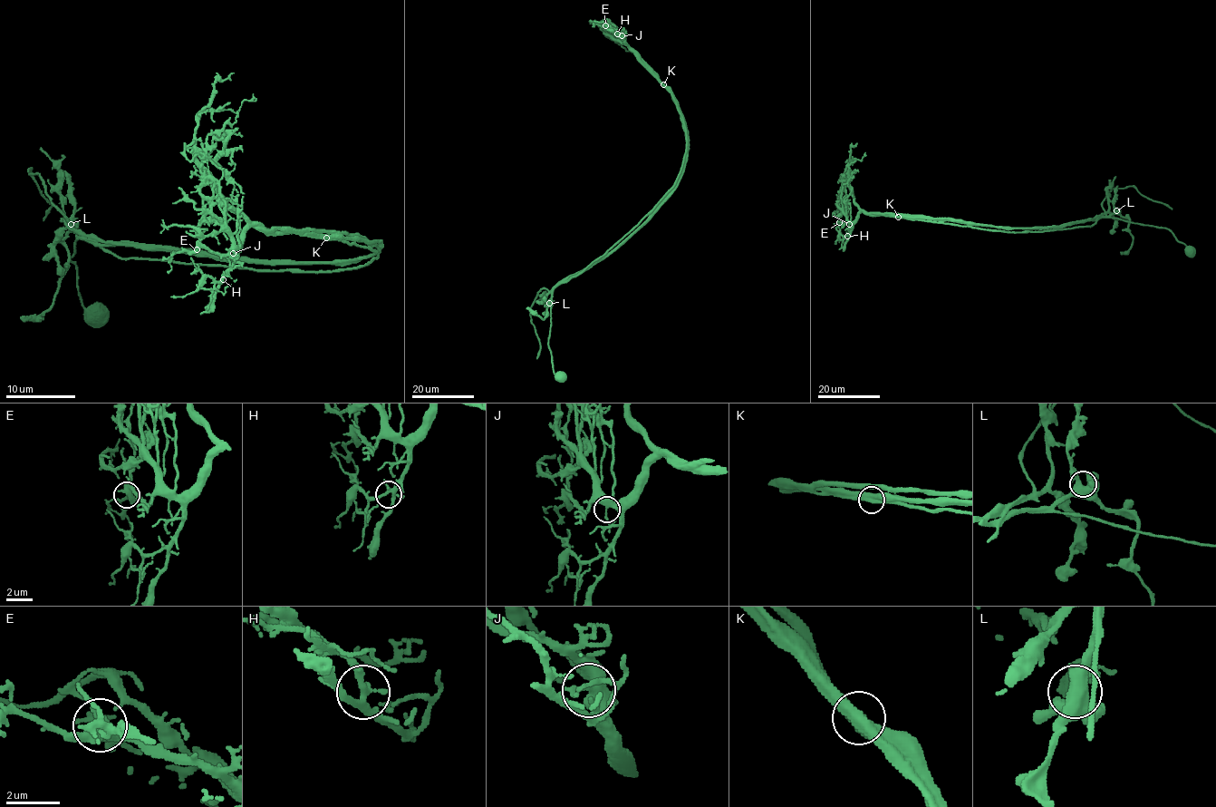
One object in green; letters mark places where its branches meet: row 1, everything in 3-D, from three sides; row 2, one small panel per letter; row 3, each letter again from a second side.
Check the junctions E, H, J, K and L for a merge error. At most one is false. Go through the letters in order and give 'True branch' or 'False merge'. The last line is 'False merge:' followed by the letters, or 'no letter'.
E: True branch
H: True branch
J: True branch
K: False merge
L: True branch
False merge: K

